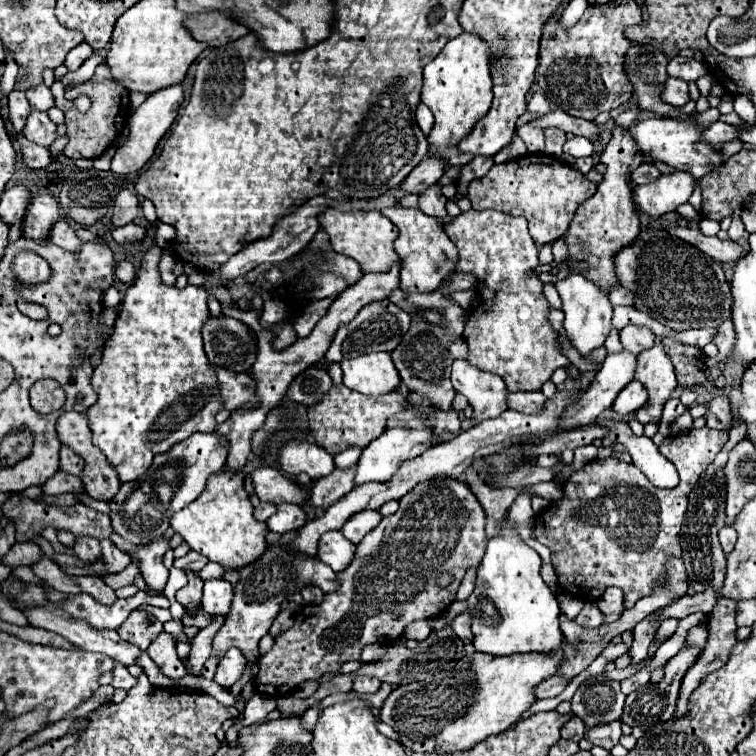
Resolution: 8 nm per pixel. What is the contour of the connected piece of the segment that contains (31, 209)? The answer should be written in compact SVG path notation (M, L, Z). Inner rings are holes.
M33 194L23 218L23 236L45 240L49 228L57 220L59 220L59 204L47 194Z

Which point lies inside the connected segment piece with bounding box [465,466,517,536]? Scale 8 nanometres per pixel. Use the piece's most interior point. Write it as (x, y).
(494, 501)

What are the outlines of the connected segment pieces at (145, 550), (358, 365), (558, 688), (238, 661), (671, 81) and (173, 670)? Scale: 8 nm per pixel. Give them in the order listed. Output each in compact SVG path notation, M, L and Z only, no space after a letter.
M157 536L145 546L135 546L129 556L139 560L139 570L143 574L143 580L151 590L163 592L167 584L169 570L163 566L163 556L169 550L169 538L167 536Z
M369 352L355 358L343 358L343 384L361 394L379 396L399 386L399 374L389 352Z
M561 676L547 678L547 680L543 680L543 682L535 688L535 696L537 696L537 698L555 698L555 696L559 696L559 694L567 688L569 682L571 682L571 680L565 680L565 678L561 678Z
M229 648L221 658L219 658L219 666L217 666L217 674L215 674L215 682L221 684L223 688L231 688L231 684L235 684L243 670L245 670L245 656L237 650L237 648Z
M667 78L663 90L663 102L669 102L673 106L685 106L689 100L691 98L689 98L687 82L681 78Z
M161 632L153 642L151 646L147 648L147 654L155 660L155 664L163 670L163 674L167 674L169 678L173 680L179 680L183 678L187 672L185 672L185 666L183 662L179 660L177 656L177 650L175 650L175 638L167 632Z

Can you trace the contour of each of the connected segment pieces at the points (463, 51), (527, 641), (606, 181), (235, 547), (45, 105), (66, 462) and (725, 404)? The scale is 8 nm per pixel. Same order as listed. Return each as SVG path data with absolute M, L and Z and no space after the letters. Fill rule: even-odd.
M463 32L449 40L441 54L429 62L423 70L421 102L433 112L435 126L429 132L429 150L441 154L447 166L467 164L471 158L457 150L461 138L465 138L477 120L481 120L493 102L493 78L491 78L491 54L489 44L475 34Z
M507 514L497 526L499 534L487 540L485 556L477 568L475 590L471 598L467 598L473 646L475 650L493 656L555 650L563 644L563 634L559 630L561 610L551 588L541 578L541 558L517 534L517 528Z
M617 126L613 130L613 138L607 144L607 148L601 154L601 162L605 164L605 174L603 180L597 186L597 192L585 200L571 222L571 228L565 236L565 242L569 246L569 262L579 262L585 260L589 262L591 270L583 272L591 282L601 286L601 290L609 292L615 288L617 276L613 272L613 254L621 250L623 246L629 246L637 234L639 234L639 216L633 204L633 190L629 186L629 174L643 162L643 156L639 148L635 146L633 138L623 134L623 128Z
M231 470L211 474L205 490L189 506L173 514L169 524L173 532L183 536L191 550L227 568L241 568L245 564L251 564L265 552L267 546L267 526L253 518L253 506L243 488L243 478L241 474L231 474Z
M43 82L37 84L37 86L31 86L25 94L27 94L33 110L43 110L43 112L47 112L47 110L55 104L55 98L53 98L51 88L45 86Z
M63 446L61 452L59 452L59 456L61 456L61 470L63 472L75 474L75 476L81 474L81 466L85 466L85 462L81 462L81 458L77 454L73 454L69 448Z
M725 394L715 396L713 400L707 402L707 412L705 412L705 426L707 428L717 428L717 430L727 430L733 426L733 418L729 412L729 400Z

